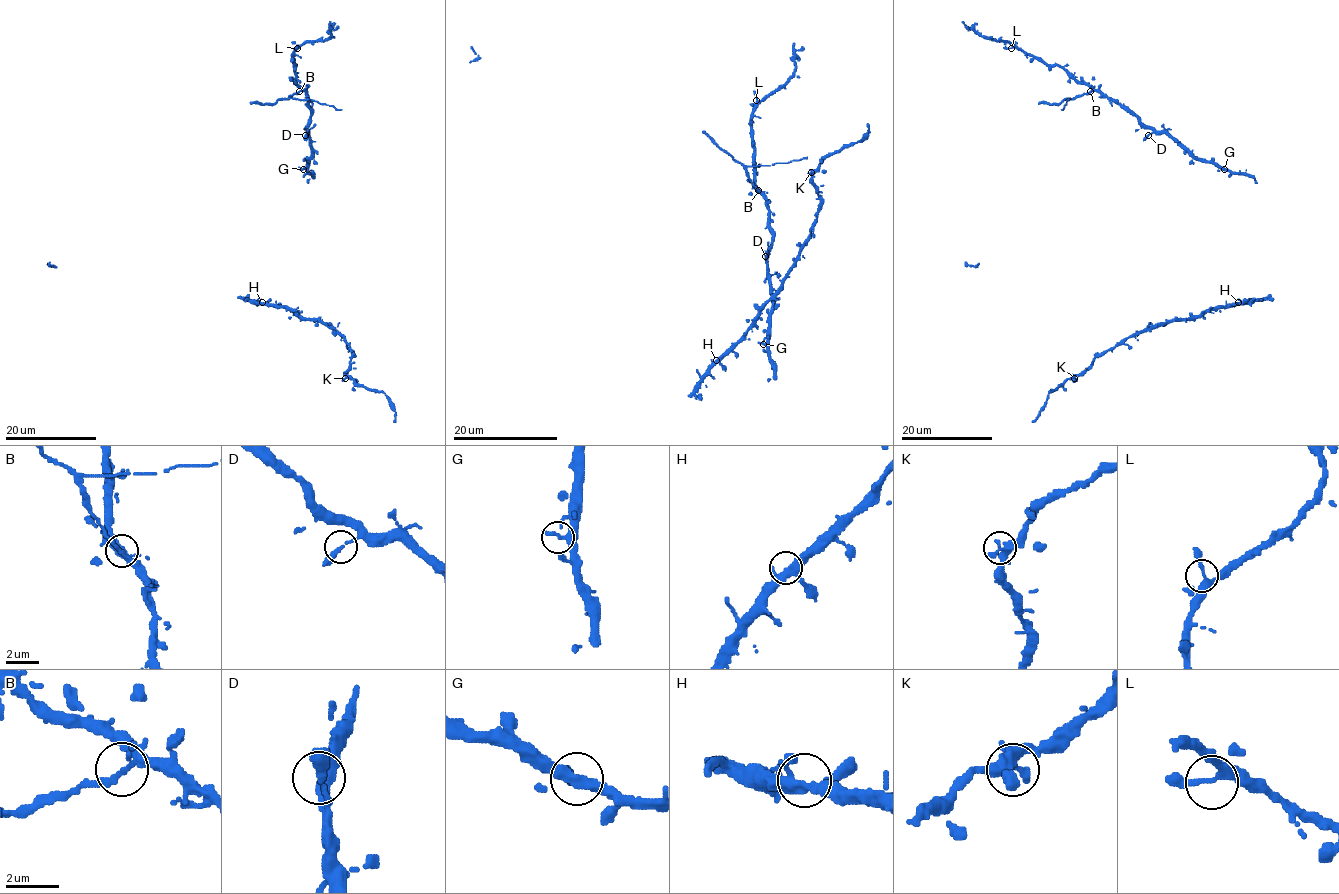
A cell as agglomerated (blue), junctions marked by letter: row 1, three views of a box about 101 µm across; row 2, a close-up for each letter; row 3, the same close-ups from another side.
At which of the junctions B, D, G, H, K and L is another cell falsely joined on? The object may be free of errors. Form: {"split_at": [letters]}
{"split_at": ["B"]}

